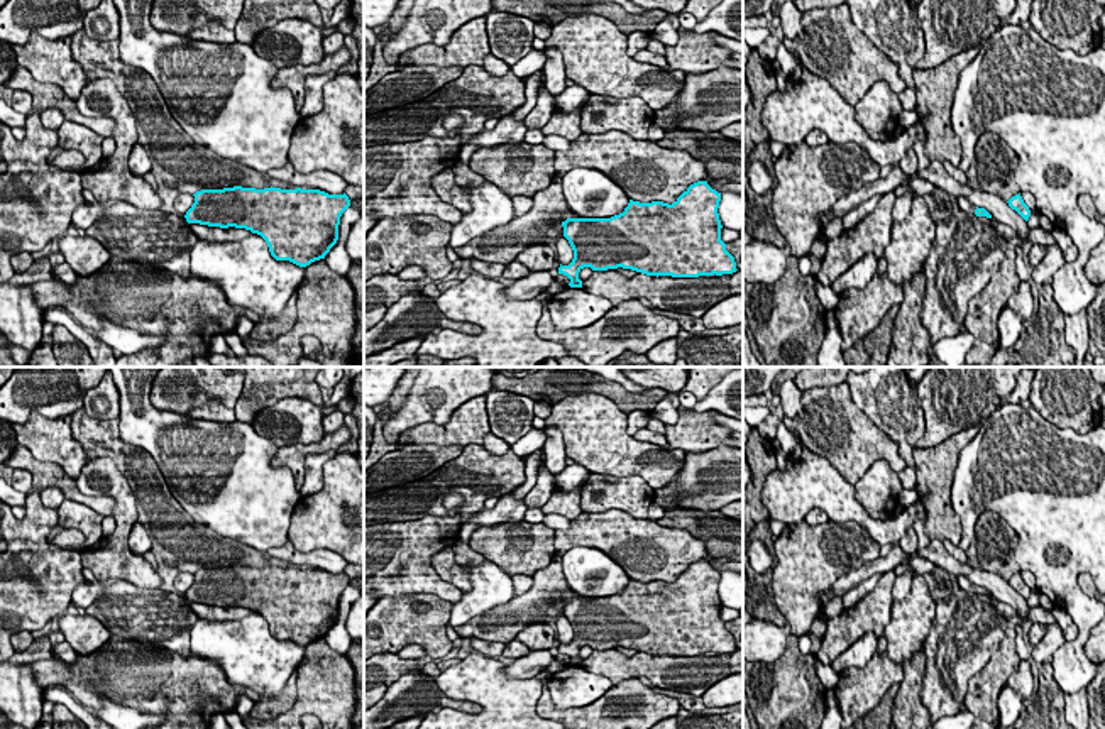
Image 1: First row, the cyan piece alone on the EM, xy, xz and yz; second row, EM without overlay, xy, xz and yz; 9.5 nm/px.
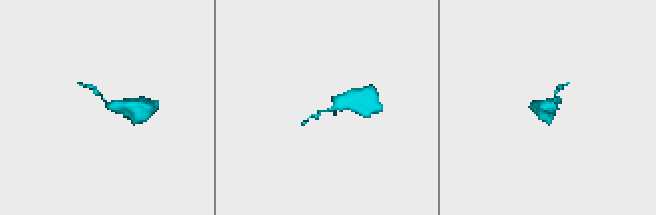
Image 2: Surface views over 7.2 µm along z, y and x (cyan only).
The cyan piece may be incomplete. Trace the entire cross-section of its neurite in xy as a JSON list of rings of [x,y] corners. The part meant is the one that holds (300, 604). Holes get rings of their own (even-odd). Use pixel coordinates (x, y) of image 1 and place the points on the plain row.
[[[223,567],[201,568],[186,590],[188,602],[245,607],[261,614],[276,639],[306,646],[325,638],[338,619],[349,575],[320,568]]]

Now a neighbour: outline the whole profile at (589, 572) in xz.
[[[575,546],[562,556],[565,580],[579,597],[611,597],[629,582],[626,572],[604,551]]]

